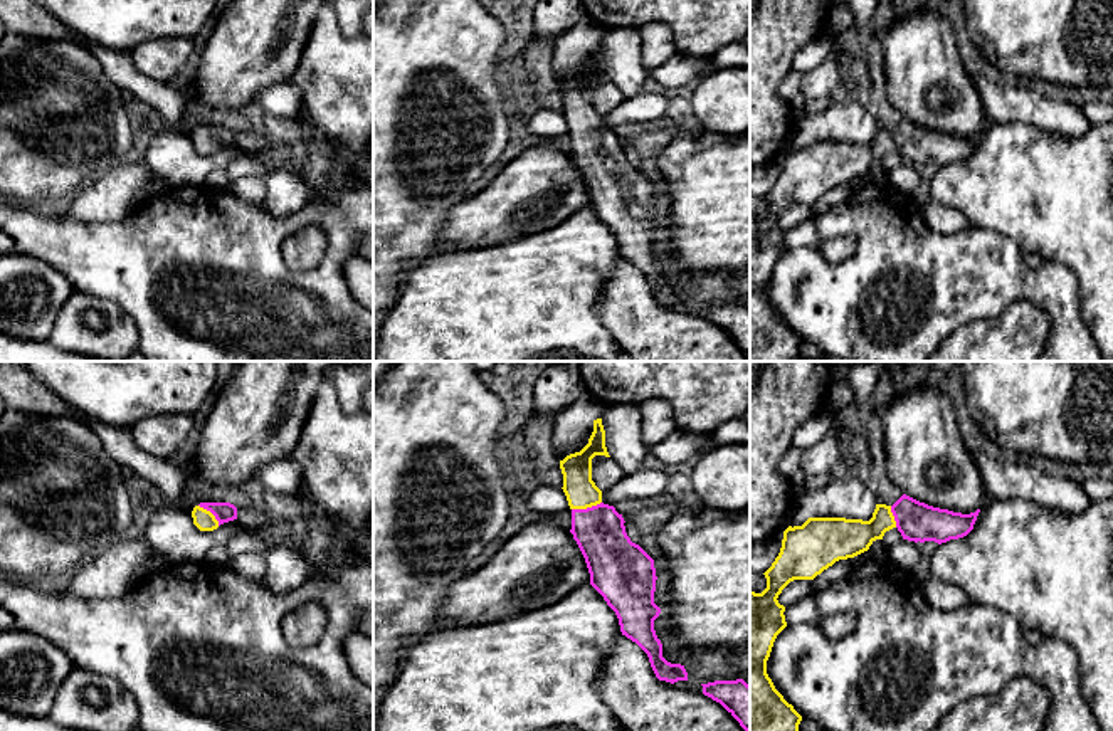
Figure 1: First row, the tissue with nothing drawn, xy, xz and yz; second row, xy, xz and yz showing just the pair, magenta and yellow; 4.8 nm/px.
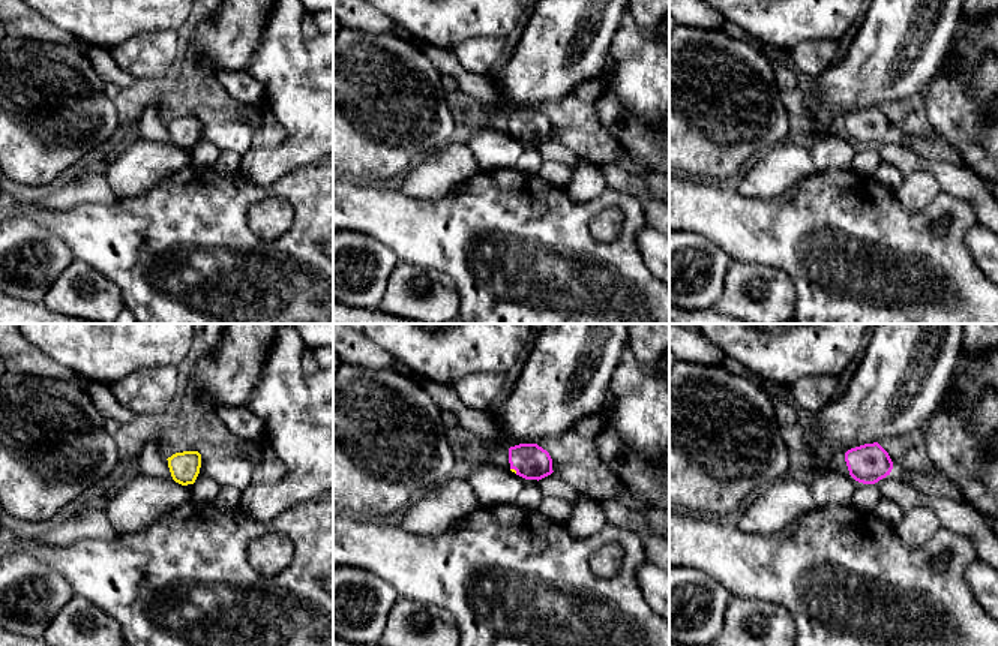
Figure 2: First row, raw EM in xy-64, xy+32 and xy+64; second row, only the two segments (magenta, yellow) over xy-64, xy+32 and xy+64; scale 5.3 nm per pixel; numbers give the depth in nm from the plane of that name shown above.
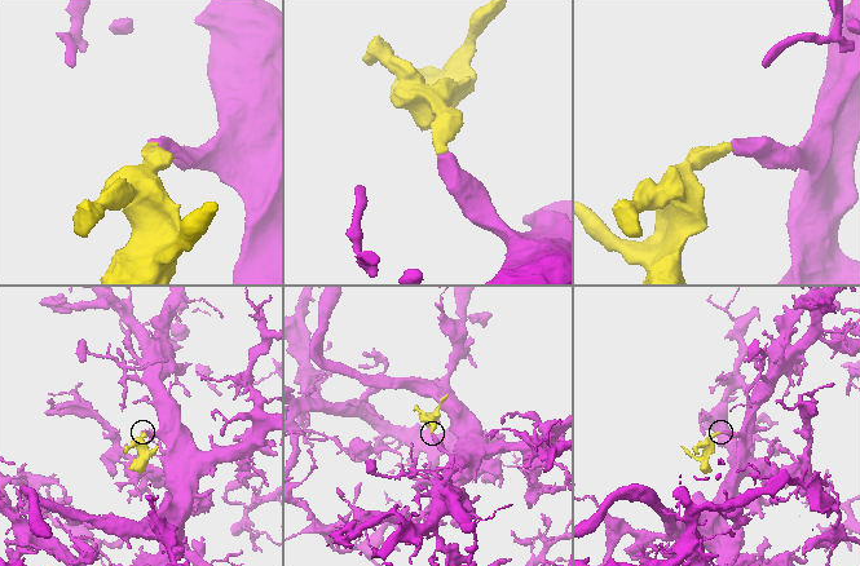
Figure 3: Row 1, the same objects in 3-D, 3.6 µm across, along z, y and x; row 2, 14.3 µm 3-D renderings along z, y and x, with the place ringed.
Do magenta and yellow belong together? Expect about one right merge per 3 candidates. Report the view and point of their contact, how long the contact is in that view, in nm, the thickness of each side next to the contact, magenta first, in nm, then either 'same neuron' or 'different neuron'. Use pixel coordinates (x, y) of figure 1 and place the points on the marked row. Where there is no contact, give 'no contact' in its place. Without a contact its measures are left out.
xz (587, 508) | 150 nm | 240/150 nm | same neuron

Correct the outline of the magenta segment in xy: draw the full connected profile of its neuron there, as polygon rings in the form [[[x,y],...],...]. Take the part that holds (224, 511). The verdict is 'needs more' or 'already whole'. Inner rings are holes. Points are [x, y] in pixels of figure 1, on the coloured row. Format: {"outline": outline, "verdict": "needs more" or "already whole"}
{"outline": [[[200,502],[193,507],[192,518],[200,531],[214,531],[220,524],[237,519],[237,507],[230,502]]], "verdict": "needs more"}

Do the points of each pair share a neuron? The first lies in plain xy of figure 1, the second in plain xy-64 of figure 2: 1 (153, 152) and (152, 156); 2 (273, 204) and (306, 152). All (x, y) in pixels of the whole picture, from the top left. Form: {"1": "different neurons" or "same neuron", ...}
{"1": "different neurons", "2": "same neuron"}

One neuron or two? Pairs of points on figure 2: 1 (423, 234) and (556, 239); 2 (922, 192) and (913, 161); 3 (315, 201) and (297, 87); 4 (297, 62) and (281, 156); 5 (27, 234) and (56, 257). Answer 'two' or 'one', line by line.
1: one
2: two
3: two
4: one
5: one

